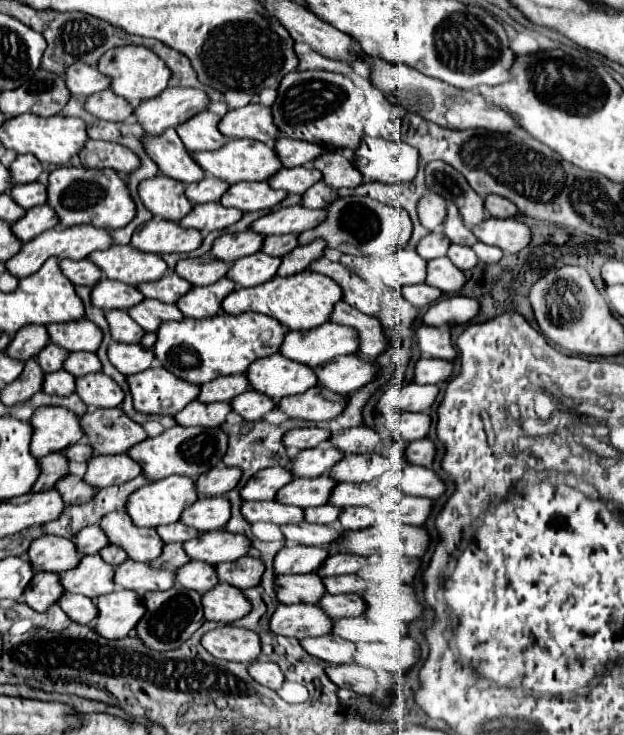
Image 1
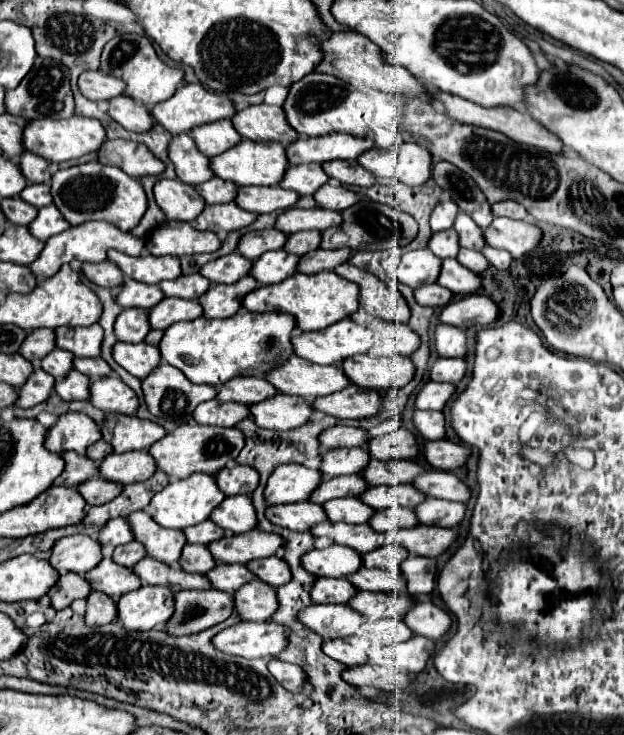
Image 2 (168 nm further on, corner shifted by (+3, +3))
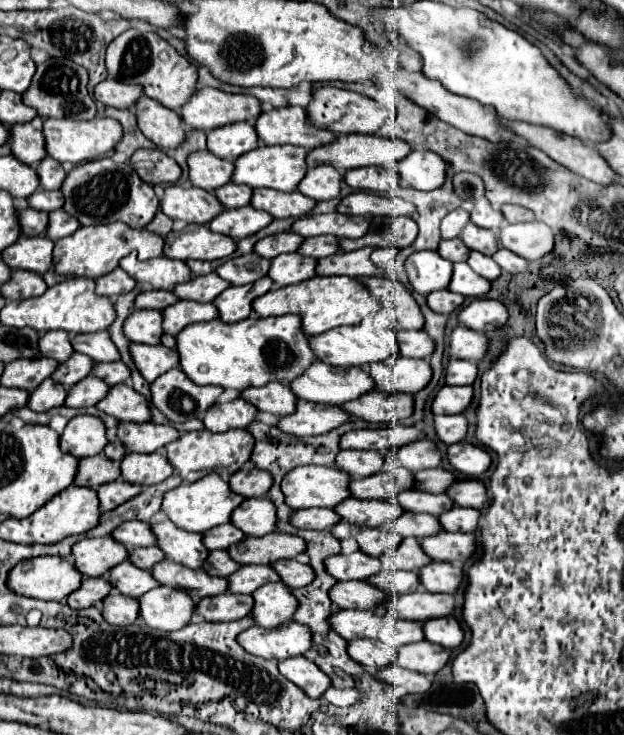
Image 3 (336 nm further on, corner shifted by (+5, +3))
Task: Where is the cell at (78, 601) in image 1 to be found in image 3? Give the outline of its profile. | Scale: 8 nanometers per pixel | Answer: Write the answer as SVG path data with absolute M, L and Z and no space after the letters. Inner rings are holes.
M111 590L105 600L103 600L103 608L101 614L105 618L105 622L115 624L115 626L129 626L137 620L137 600L119 594L117 590Z

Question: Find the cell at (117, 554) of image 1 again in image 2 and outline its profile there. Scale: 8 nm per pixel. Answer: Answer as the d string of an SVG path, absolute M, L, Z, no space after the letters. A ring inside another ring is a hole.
M129 542L129 544L123 544L123 546L117 546L115 552L113 552L113 560L121 566L127 566L127 568L133 568L139 560L143 560L147 556L147 550L143 544L139 542Z

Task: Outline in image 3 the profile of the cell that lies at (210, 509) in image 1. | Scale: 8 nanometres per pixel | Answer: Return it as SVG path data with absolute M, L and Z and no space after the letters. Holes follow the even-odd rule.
M245 498L233 512L231 524L245 536L263 536L275 530L275 506L269 498Z

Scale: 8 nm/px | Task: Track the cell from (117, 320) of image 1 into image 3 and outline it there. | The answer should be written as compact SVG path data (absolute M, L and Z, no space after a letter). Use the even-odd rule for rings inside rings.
M135 310L127 316L123 324L123 334L131 342L141 344L159 344L161 330L161 312L157 310Z

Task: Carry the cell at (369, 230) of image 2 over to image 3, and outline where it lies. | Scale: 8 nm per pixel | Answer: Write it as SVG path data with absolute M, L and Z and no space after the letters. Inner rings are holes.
M369 216L369 230L361 238L341 238L339 248L343 252L359 250L365 246L373 248L405 248L417 238L417 224L413 218L391 218L391 216Z

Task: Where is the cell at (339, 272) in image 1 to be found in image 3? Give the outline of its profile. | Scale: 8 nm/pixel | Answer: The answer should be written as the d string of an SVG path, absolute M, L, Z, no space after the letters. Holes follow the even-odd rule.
M373 276L373 278L359 278L367 288L369 292L377 298L379 298L379 292L387 292L387 298L383 300L389 300L391 302L391 308L393 308L393 314L395 314L395 320L399 322L397 328L399 330L421 330L425 320L423 320L423 314L415 302L415 298L407 292L407 288L393 280L393 278L383 278L383 276Z

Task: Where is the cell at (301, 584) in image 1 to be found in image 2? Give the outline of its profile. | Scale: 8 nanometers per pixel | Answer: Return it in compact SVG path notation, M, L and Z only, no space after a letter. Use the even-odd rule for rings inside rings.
M317 578L311 588L311 598L319 604L345 604L357 594L347 578Z

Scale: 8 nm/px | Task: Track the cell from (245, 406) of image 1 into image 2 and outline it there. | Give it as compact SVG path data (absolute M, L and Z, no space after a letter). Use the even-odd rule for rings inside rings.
M277 394L275 398L269 398L267 402L259 402L251 406L249 410L257 426L279 430L279 432L305 426L315 414L315 408L309 400L295 398L289 394Z

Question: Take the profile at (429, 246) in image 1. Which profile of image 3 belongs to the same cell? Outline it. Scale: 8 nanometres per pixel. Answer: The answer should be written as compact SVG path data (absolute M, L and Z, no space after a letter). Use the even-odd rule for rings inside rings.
M451 238L451 240L441 240L437 252L449 262L465 262L465 254L469 254L469 248L459 238Z

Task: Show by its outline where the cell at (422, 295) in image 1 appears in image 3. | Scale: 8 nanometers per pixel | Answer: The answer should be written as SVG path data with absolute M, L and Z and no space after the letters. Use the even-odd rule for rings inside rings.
M447 288L445 290L435 290L435 292L427 294L427 306L433 312L437 312L437 314L451 314L463 302L465 302L465 298L461 294L453 294Z

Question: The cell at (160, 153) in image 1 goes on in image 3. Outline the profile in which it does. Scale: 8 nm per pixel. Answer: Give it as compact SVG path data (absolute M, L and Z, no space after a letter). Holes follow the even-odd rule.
M197 150L187 156L189 166L189 180L193 186L213 192L215 188L229 182L233 174L233 162L221 160L213 156L209 150Z

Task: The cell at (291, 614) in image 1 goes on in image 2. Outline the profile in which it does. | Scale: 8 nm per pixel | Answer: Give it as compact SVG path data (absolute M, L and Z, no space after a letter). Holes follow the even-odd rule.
M313 604L299 614L299 620L323 636L323 640L353 636L365 622L365 618L347 604Z

